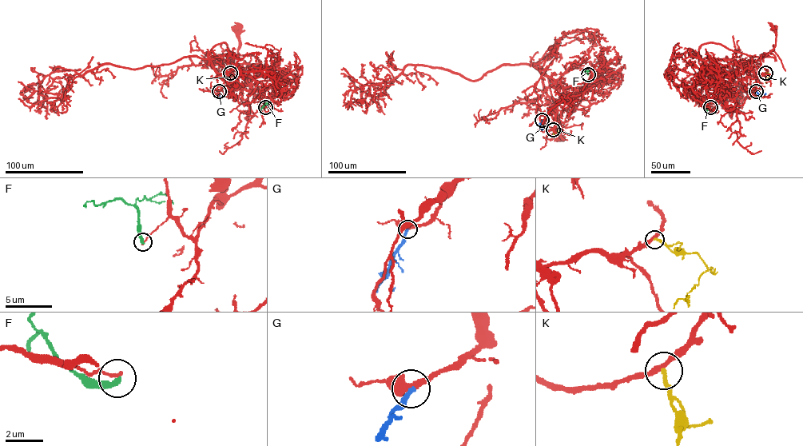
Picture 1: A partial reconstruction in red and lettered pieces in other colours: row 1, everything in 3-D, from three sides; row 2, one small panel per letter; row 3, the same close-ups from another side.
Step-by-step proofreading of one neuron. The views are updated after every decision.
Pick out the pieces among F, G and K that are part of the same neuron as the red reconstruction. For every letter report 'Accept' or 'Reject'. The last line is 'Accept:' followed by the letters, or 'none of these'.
F: Reject
G: Accept
K: Reject
Accept: G

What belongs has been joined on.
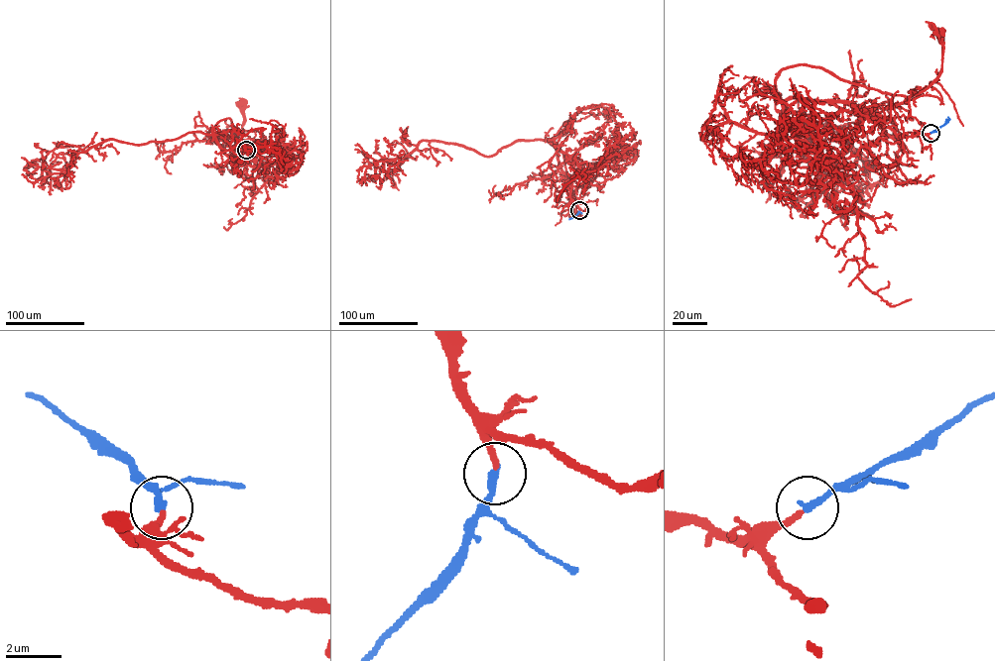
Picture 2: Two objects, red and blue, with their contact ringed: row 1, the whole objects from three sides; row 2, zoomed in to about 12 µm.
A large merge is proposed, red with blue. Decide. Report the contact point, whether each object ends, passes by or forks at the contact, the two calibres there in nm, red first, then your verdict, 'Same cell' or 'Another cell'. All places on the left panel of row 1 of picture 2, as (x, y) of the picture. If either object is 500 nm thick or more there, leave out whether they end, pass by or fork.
Place: (246, 150). At the ring red ends. At the ring blue ends. Thickness 220 nm (red) against 280 nm. Same cell

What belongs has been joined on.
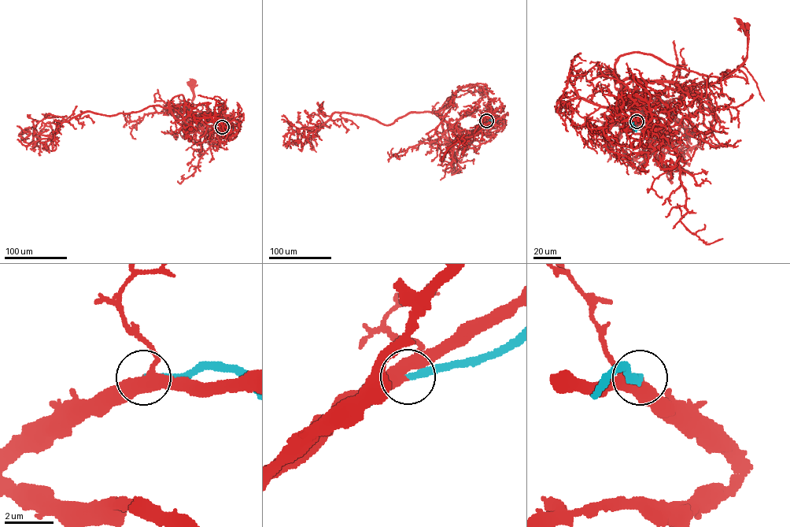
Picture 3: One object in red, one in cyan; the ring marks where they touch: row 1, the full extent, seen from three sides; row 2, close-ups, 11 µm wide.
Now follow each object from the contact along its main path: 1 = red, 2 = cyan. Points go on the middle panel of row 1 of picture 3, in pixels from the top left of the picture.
1: (486, 120), (477, 129), (464, 135), (433, 111), (439, 113), (446, 122), (456, 164), (457, 172), (455, 172)
2: (486, 120), (496, 118), (496, 120)

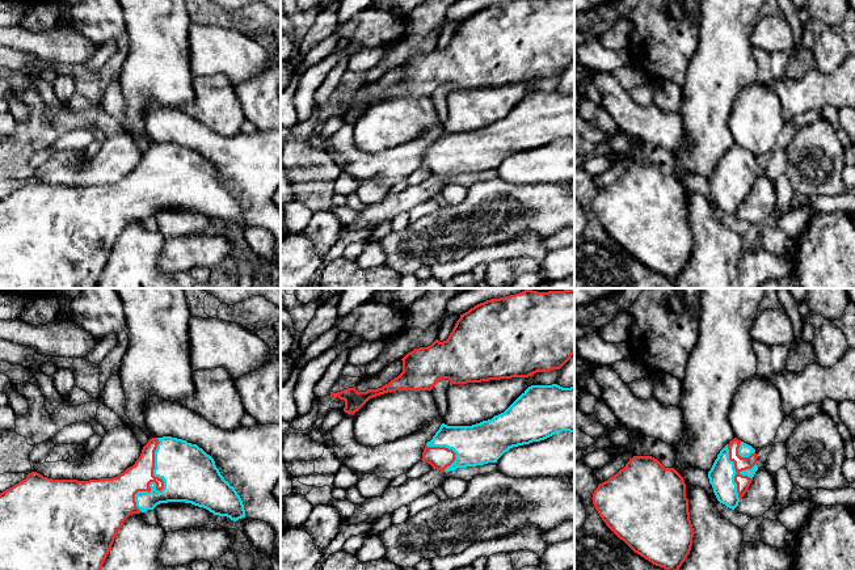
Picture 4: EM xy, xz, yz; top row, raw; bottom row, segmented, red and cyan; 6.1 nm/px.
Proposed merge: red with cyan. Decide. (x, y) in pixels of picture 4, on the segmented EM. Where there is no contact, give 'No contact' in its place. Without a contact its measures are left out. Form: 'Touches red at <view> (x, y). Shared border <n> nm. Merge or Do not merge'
Touches red at xy (161, 489). Shared border 460 nm. Merge

